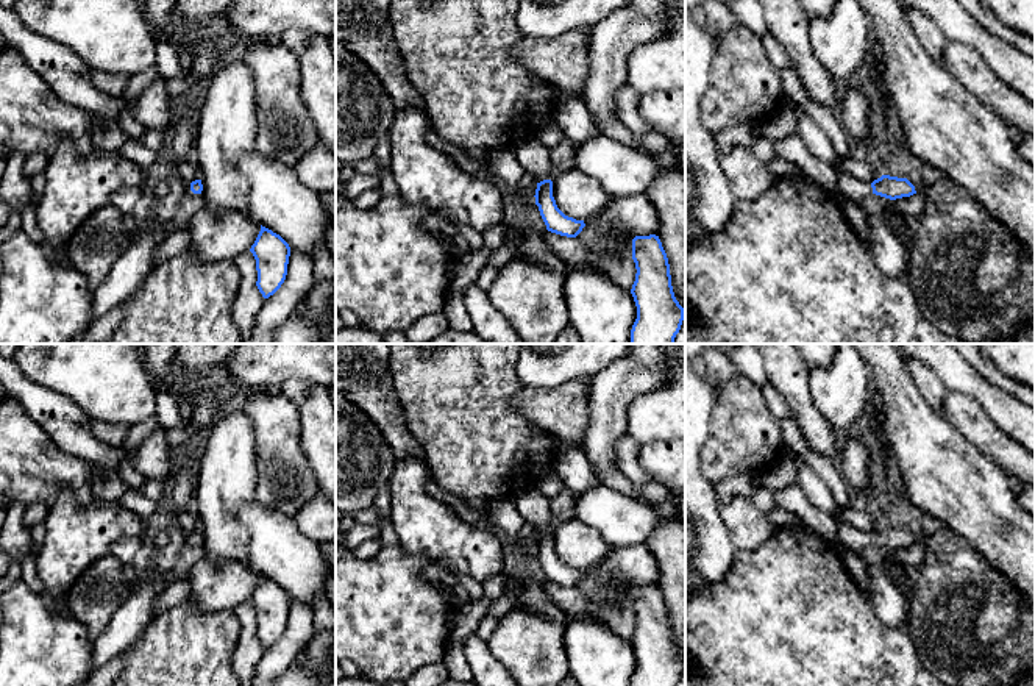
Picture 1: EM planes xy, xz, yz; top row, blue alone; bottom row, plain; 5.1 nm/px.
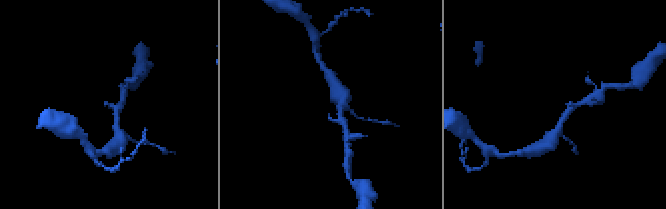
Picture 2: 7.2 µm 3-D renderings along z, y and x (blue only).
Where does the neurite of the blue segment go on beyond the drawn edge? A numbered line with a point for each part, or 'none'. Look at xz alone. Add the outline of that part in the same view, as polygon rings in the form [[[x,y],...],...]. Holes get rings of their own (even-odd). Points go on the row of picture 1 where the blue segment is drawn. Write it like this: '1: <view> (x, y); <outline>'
1: xz (533, 155); [[[531,138],[521,144],[510,145],[510,150],[523,169],[534,177],[535,183],[551,180],[553,164],[550,159],[550,148],[545,147],[540,141]]]

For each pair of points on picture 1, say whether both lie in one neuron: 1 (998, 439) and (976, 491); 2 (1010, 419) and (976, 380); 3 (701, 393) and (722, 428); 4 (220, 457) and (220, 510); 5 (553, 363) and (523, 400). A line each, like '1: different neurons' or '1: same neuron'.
1: different neurons
2: same neuron
3: different neurons
4: same neuron
5: different neurons

